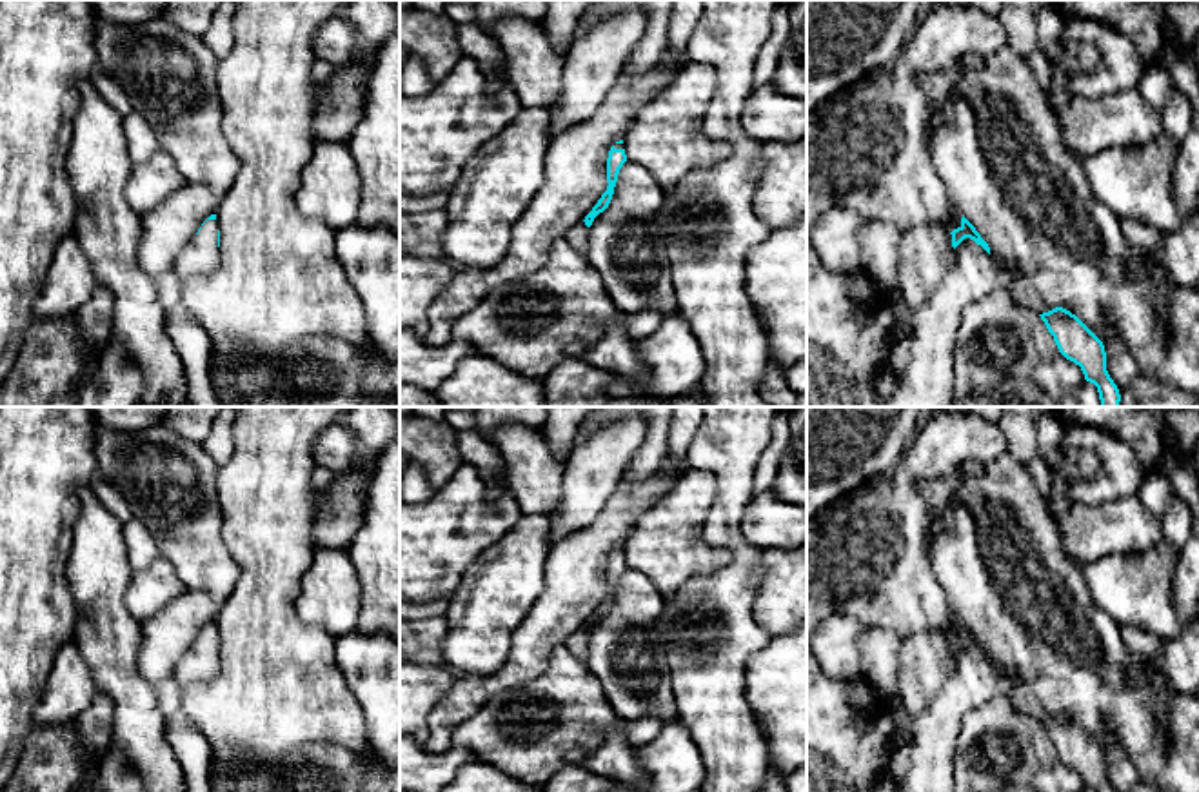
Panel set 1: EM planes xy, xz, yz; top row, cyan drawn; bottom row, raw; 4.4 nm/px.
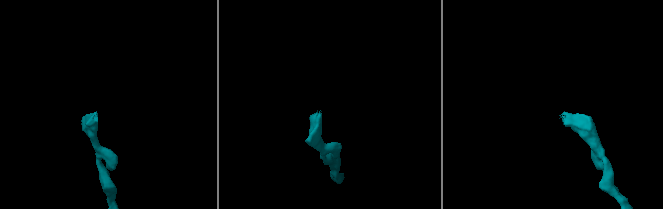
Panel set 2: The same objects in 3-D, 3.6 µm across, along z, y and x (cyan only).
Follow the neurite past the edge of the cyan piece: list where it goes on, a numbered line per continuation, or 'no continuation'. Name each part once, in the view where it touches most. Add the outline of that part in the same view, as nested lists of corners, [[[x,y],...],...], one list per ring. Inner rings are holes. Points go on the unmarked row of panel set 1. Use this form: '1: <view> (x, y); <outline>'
1: xy (202, 663); [[[207,627],[200,639],[191,647],[191,650],[182,658],[174,668],[173,678],[183,692],[185,688],[211,681],[220,672],[218,656],[218,629]]]

